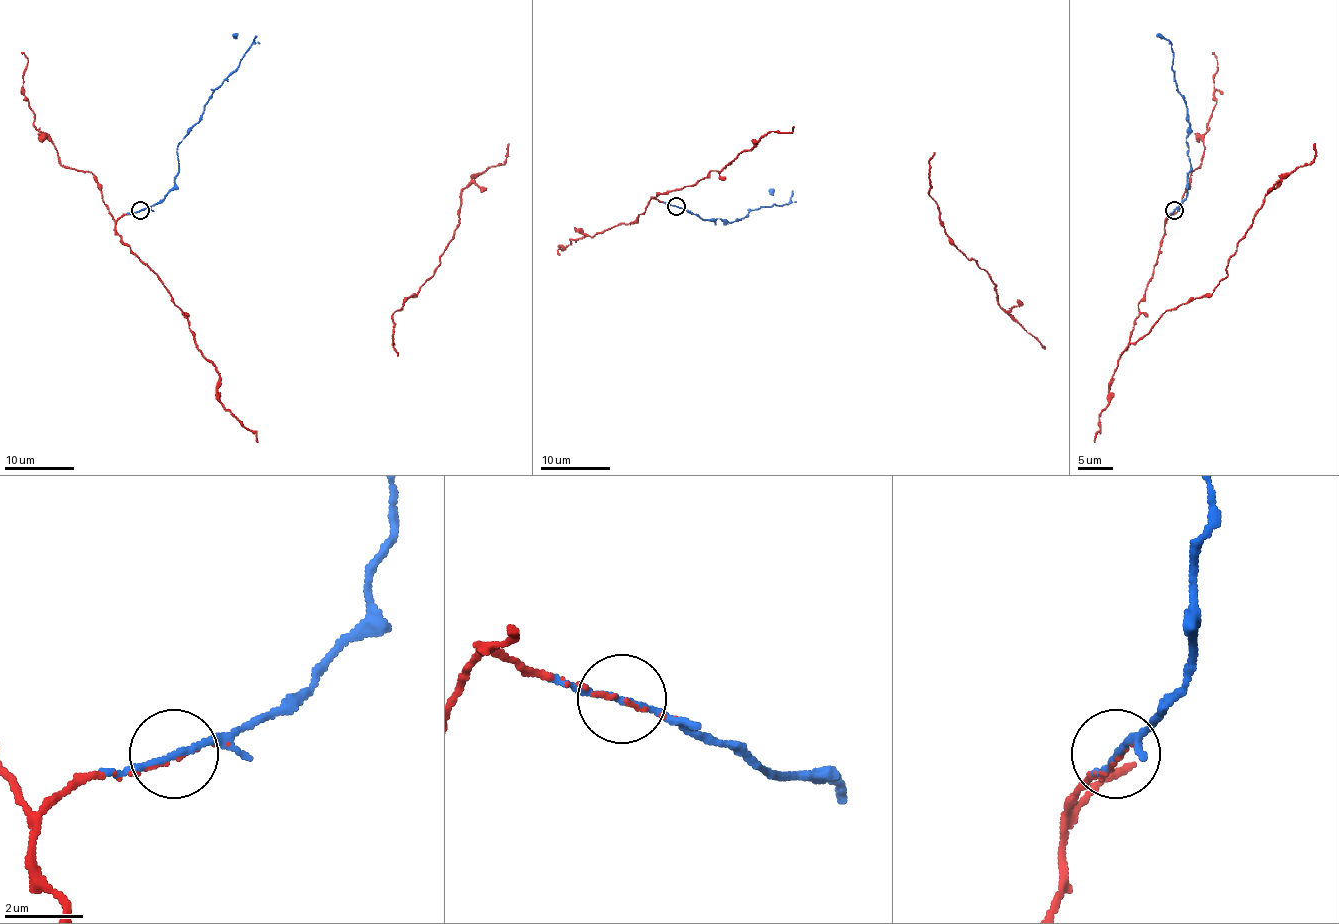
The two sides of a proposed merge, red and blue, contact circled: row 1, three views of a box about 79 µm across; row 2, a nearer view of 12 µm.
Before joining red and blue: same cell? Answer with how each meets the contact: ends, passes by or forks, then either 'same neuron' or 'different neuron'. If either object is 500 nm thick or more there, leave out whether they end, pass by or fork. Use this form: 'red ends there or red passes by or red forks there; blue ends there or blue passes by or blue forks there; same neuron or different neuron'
red ends there; blue passes by; same neuron

